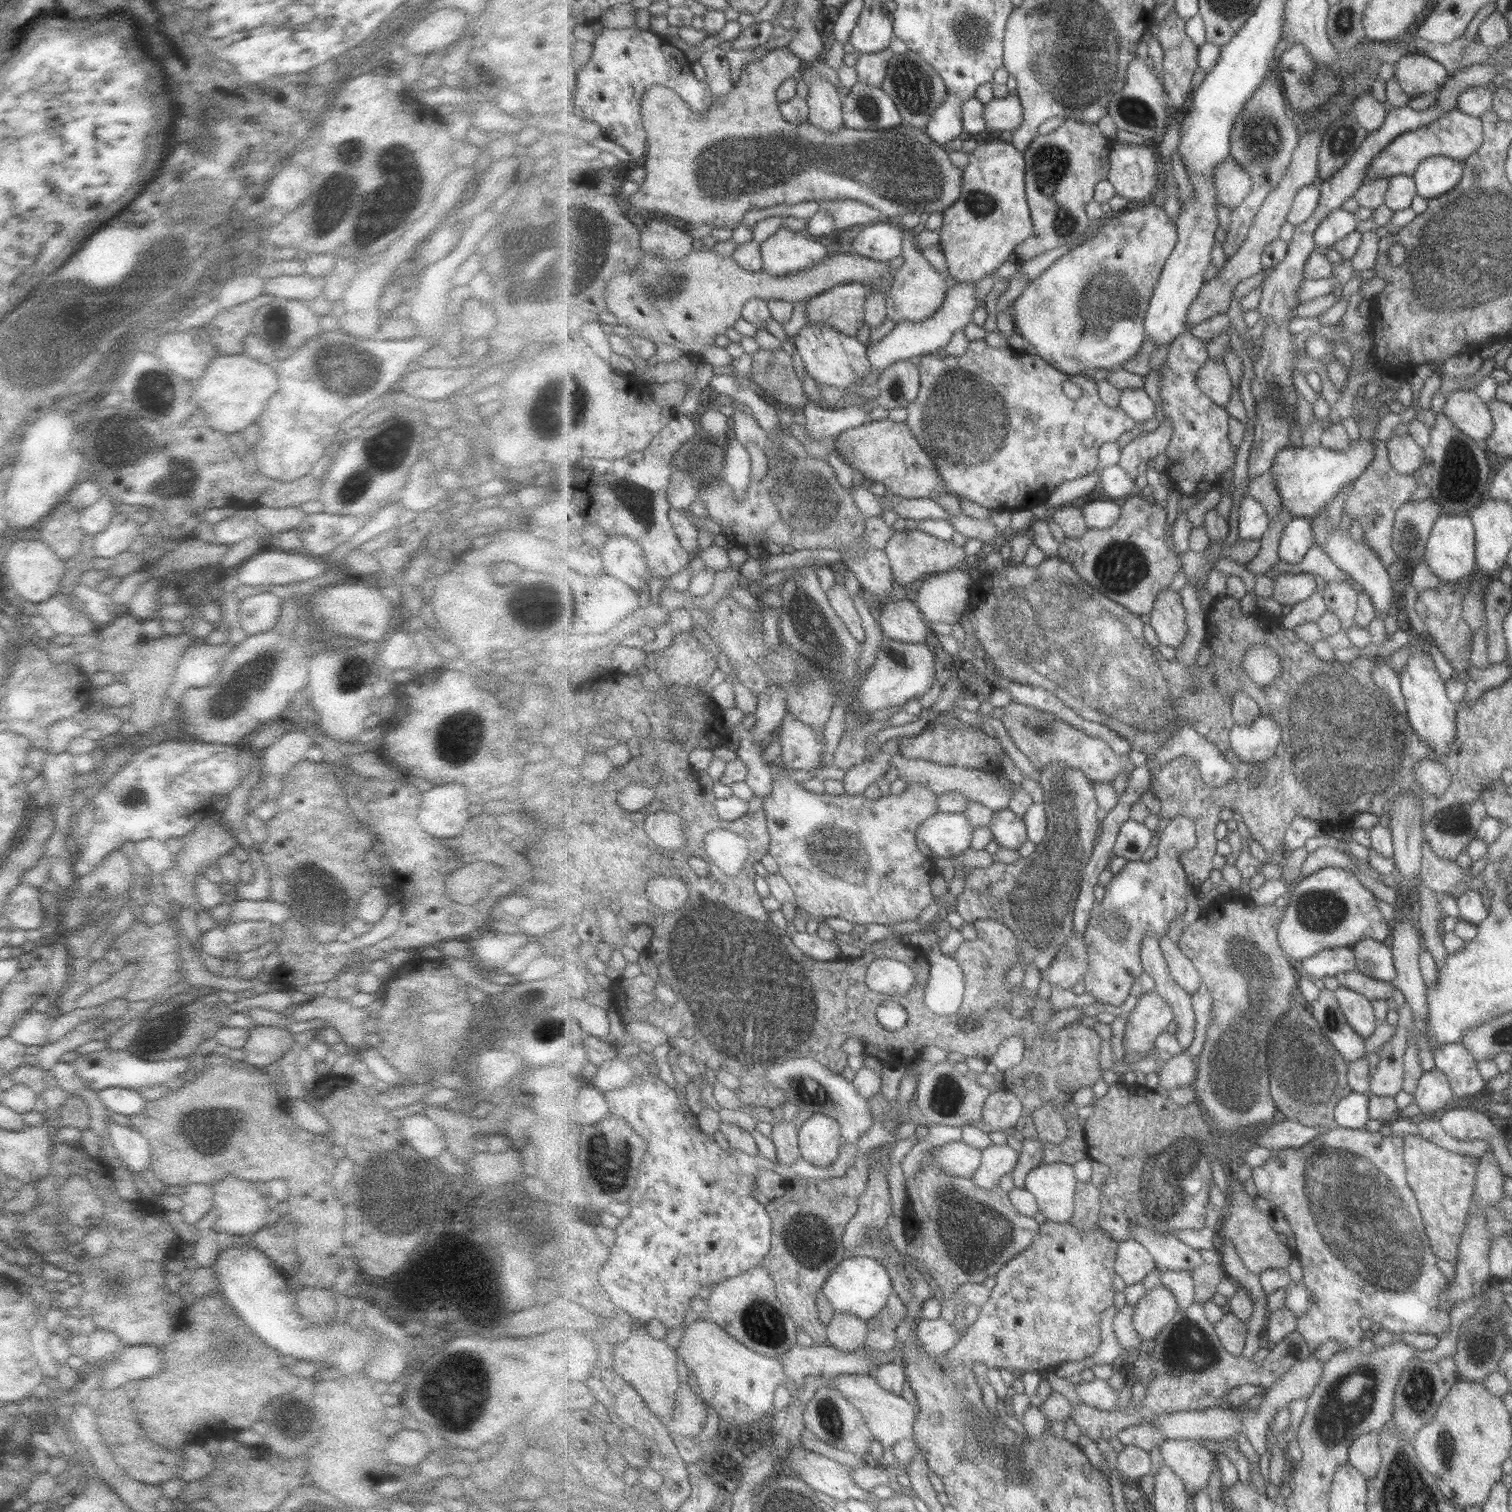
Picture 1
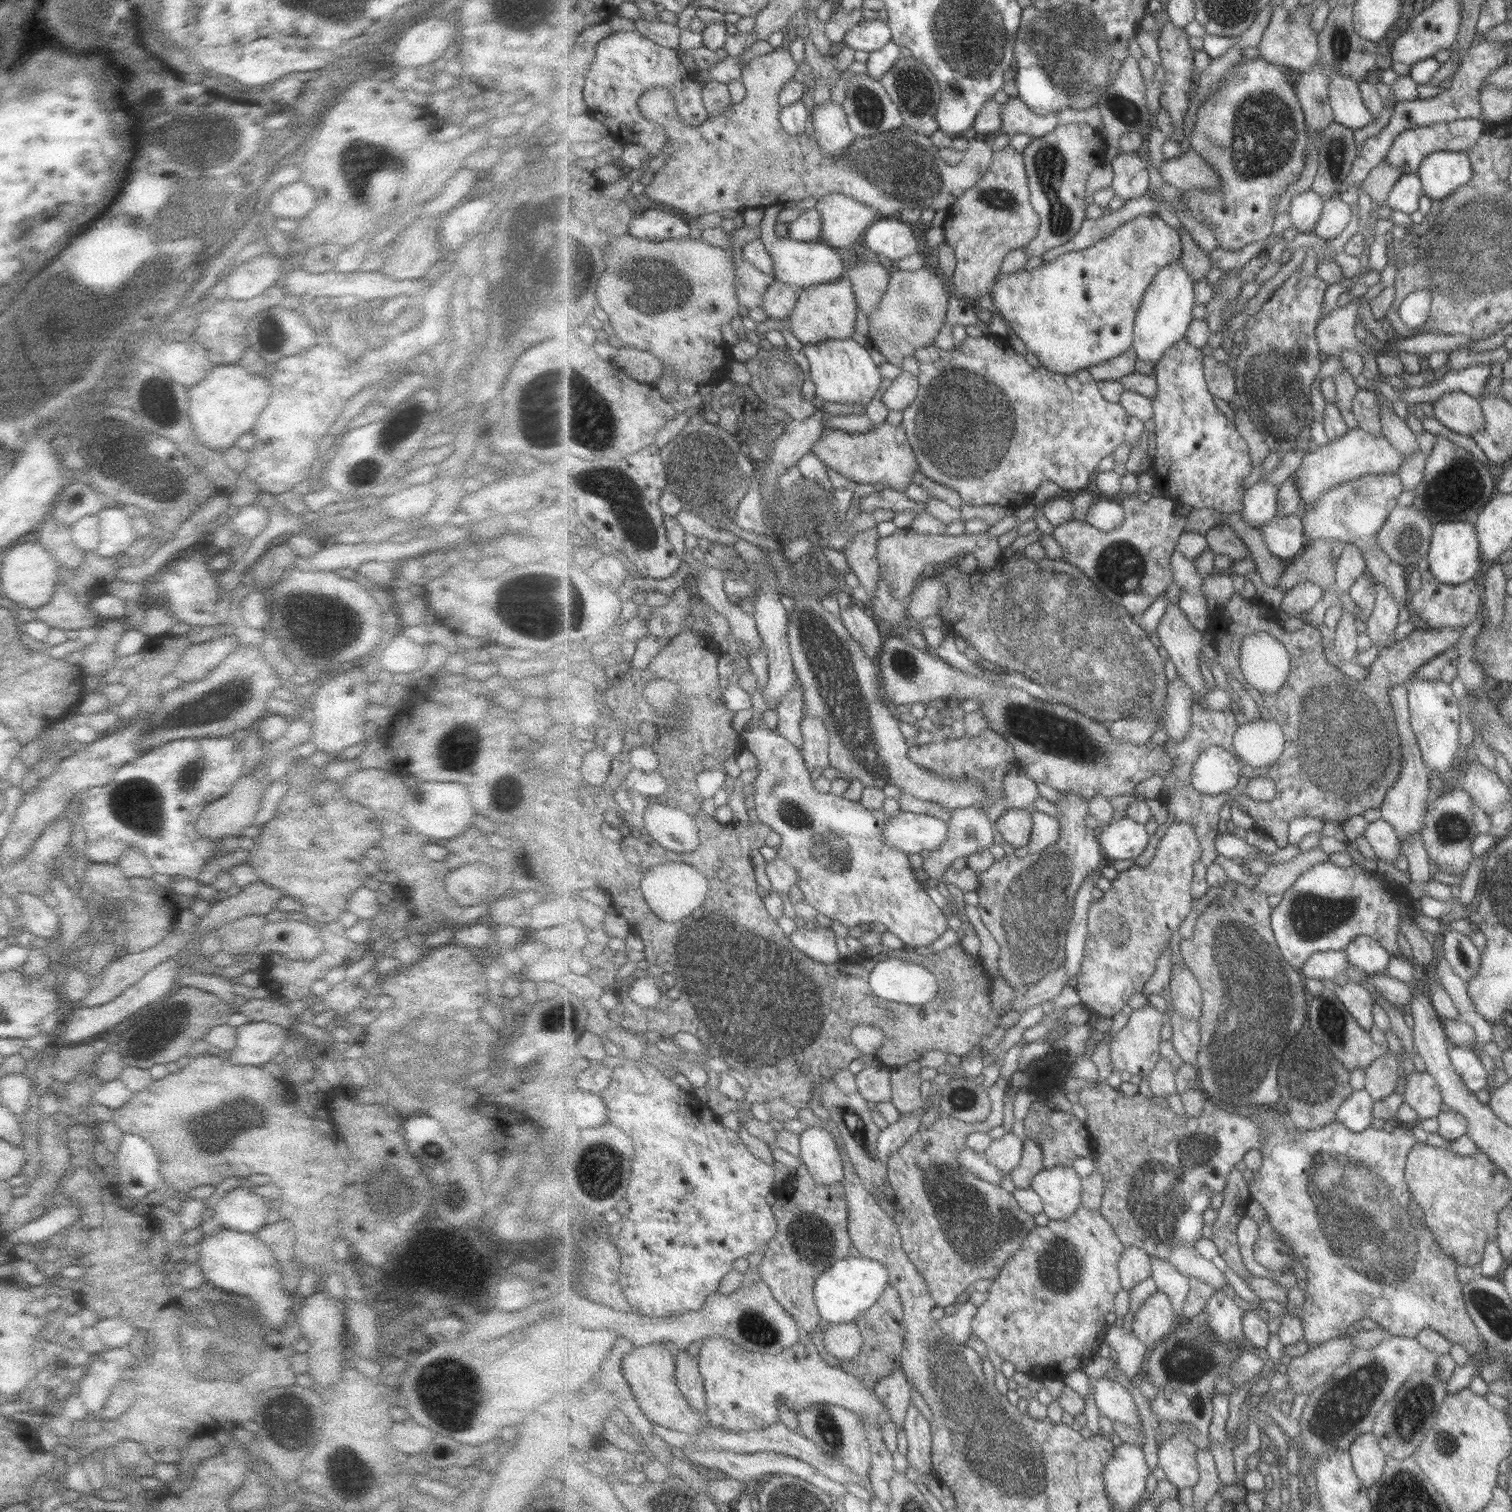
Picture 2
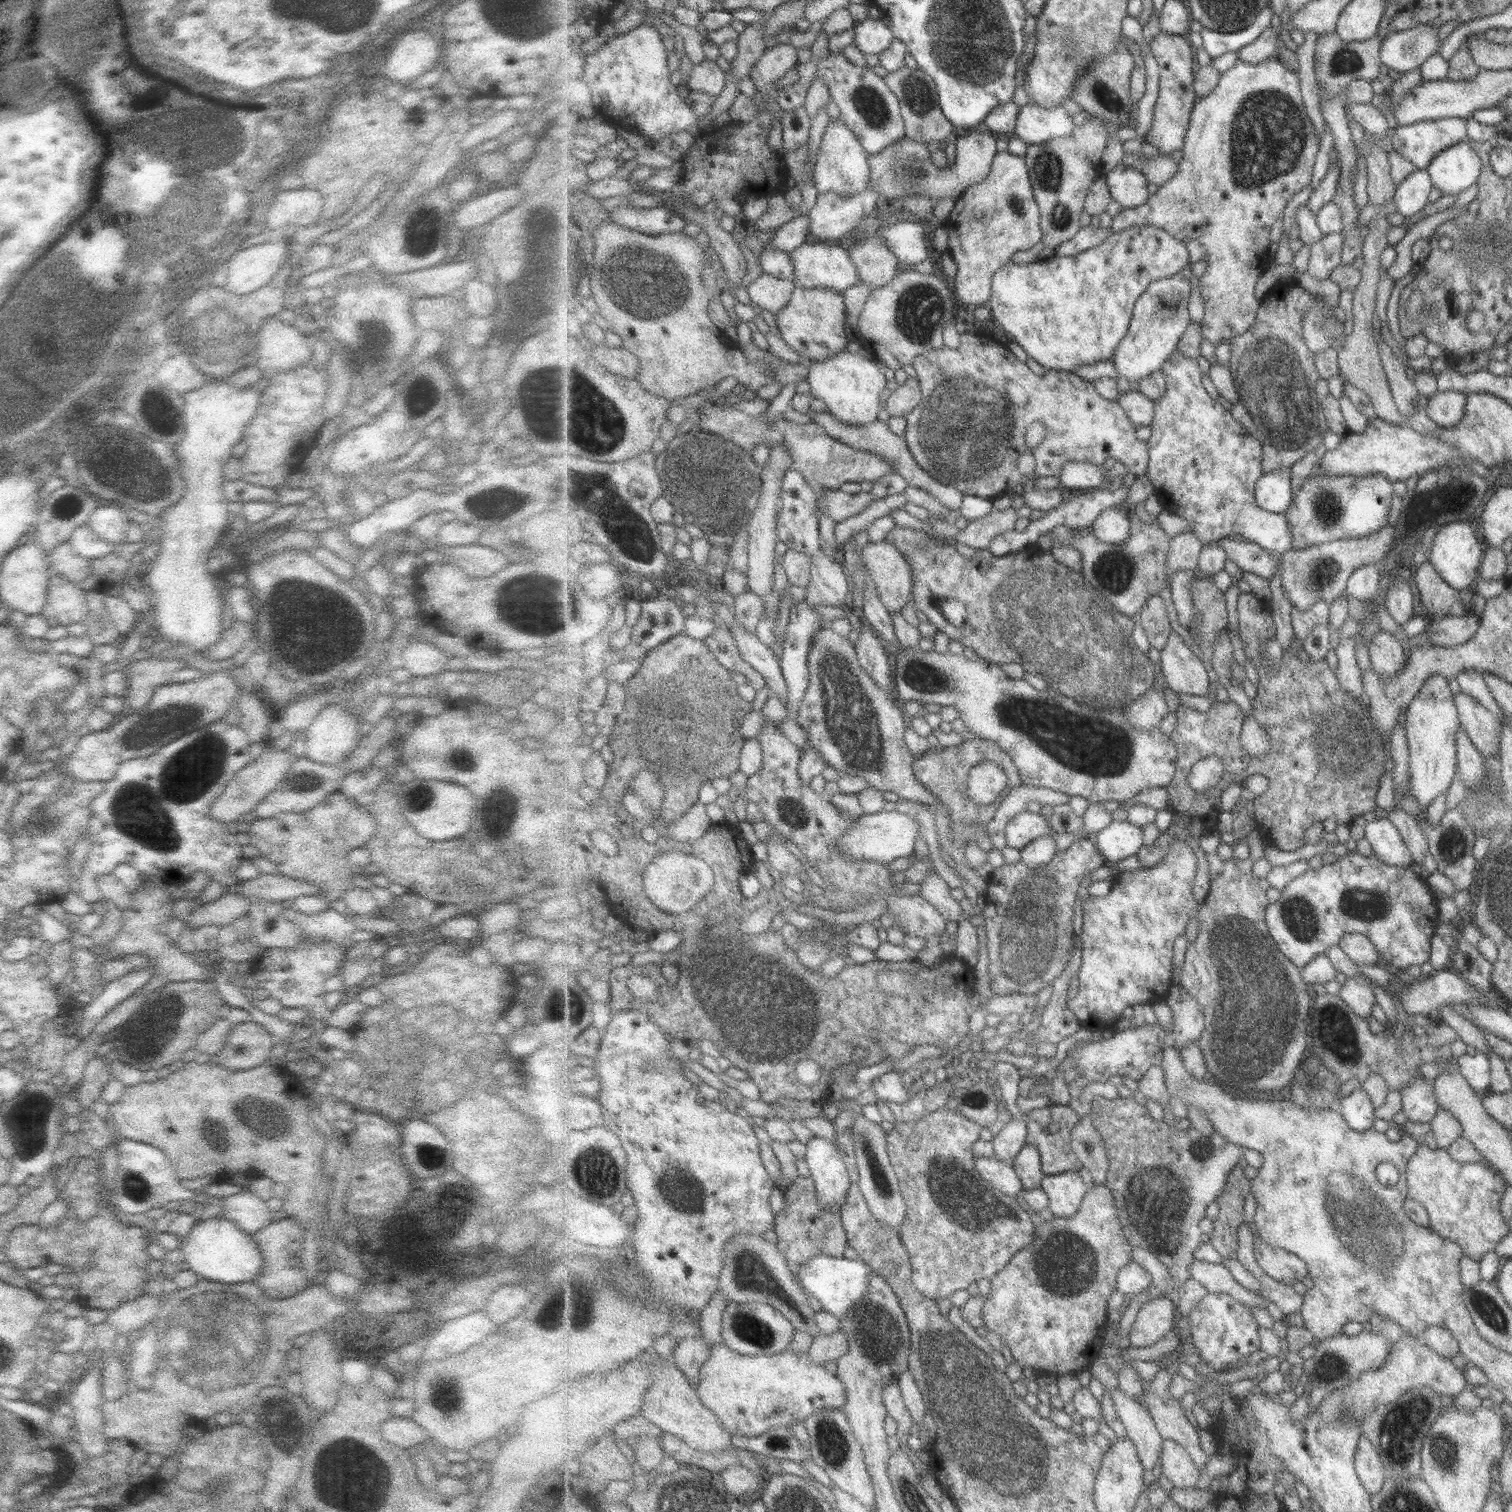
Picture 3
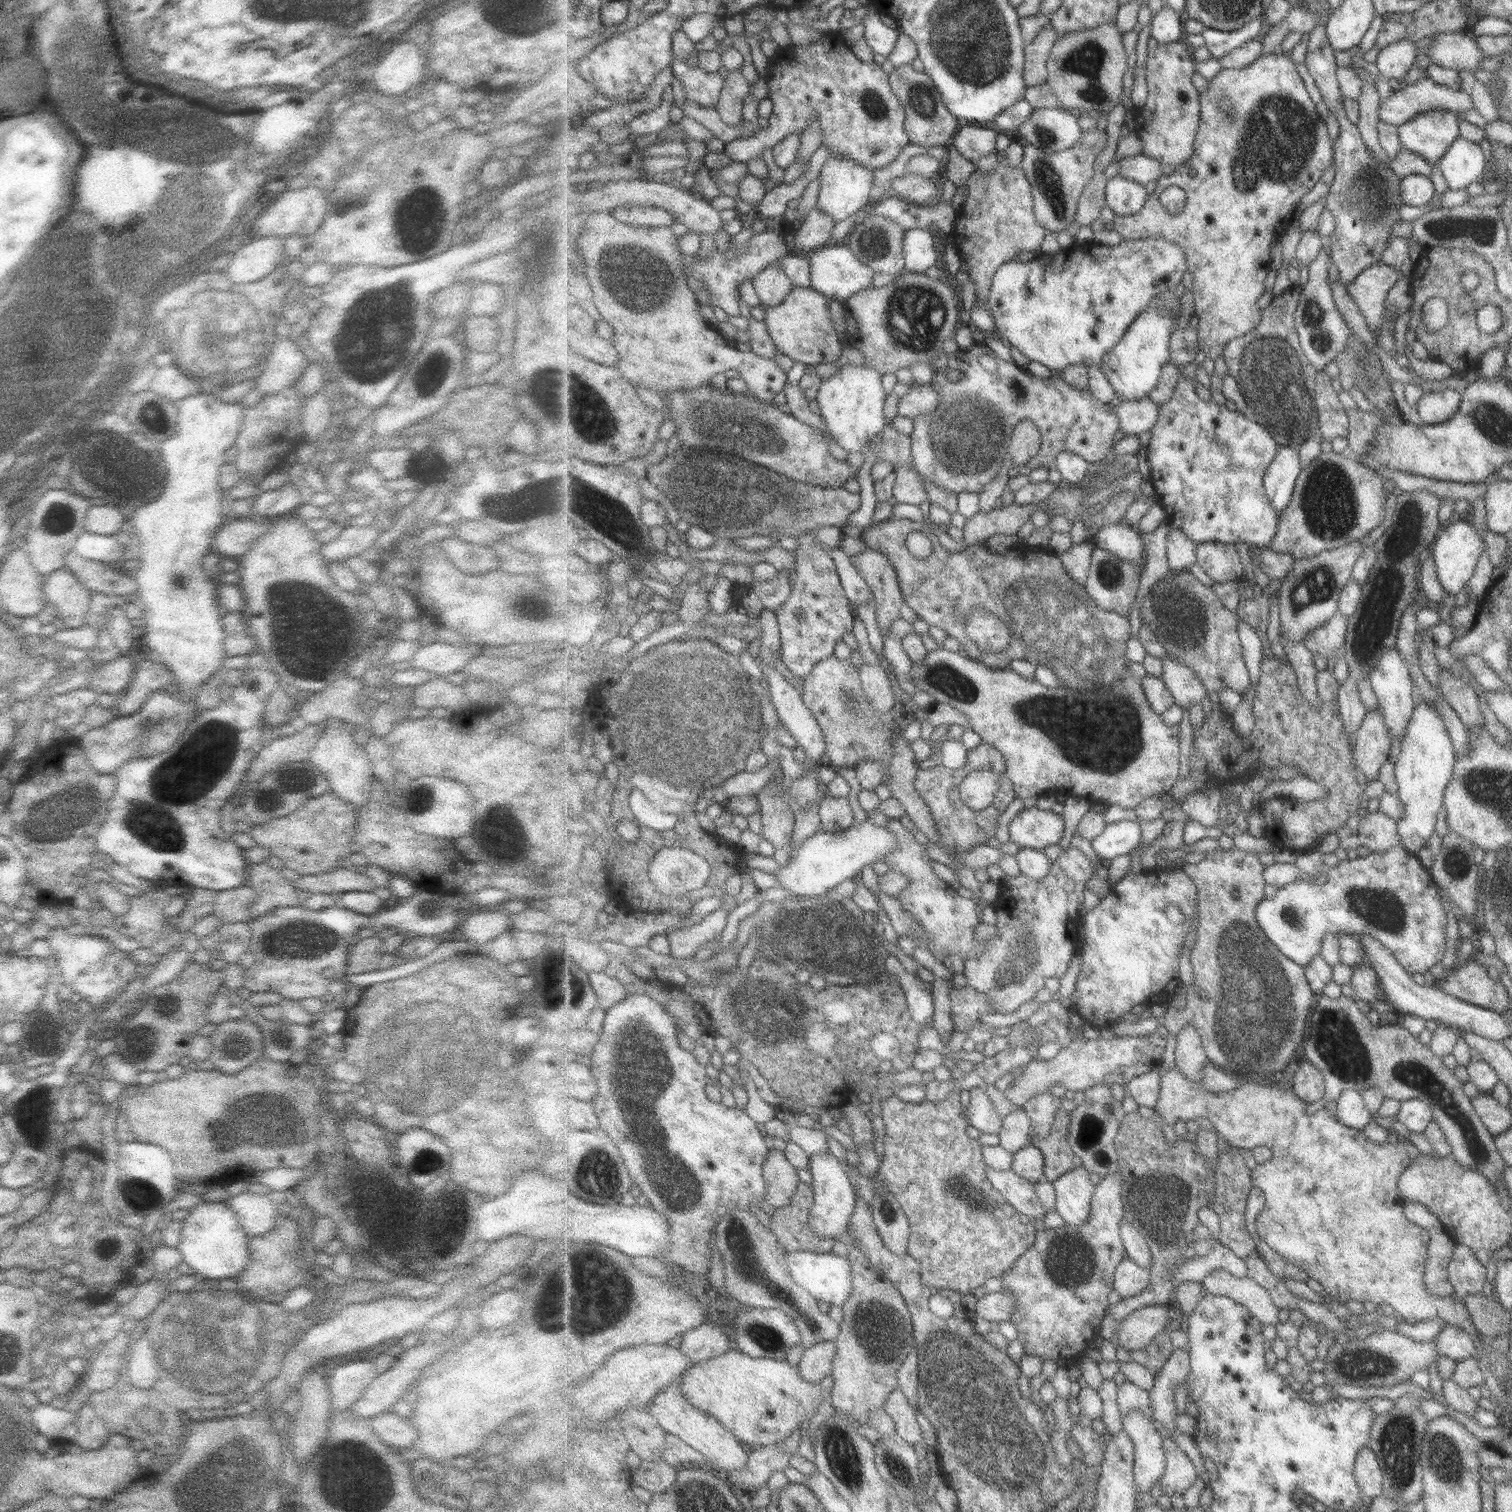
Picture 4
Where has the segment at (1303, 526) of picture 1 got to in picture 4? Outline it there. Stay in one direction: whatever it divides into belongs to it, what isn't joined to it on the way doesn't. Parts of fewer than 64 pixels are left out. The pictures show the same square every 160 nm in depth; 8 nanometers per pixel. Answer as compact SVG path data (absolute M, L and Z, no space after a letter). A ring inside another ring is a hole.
M1194 377L1182 379L1171 401L1160 406L1158 421L1150 432L1148 460L1151 473L1148 481L1156 488L1159 502L1167 511L1171 525L1181 528L1197 544L1246 542L1261 549L1267 548L1278 531L1281 512L1267 496L1264 476L1281 446L1274 434L1254 418L1232 412L1212 400L1203 402L1197 396L1192 381L1195 381Z

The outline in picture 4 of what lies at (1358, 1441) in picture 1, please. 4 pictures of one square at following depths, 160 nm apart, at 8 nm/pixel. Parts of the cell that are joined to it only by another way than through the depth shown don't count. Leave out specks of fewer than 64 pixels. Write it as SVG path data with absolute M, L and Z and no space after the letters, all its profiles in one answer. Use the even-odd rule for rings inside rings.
M1365 1447L1357 1458L1354 1475L1361 1492L1373 1500L1384 1494L1384 1476L1382 1464L1377 1453L1370 1447Z

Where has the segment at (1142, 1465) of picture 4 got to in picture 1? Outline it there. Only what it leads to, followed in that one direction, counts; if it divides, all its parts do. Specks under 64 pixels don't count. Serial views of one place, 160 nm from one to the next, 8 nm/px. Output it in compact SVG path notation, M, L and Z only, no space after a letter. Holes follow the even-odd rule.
M1093 1378L1081 1381L1075 1386L1077 1394L1085 1405L1099 1410L1111 1411L1119 1406L1119 1393L1109 1385L1109 1381Z

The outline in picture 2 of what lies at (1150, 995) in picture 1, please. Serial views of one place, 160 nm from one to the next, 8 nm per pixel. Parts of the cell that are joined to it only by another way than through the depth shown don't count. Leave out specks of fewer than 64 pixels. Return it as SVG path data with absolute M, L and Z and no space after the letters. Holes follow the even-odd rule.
M1148 1004L1141 1010L1132 1011L1129 1015L1128 1023L1109 1042L1110 1062L1115 1071L1125 1070L1130 1075L1147 1078L1161 1059L1163 1013Z

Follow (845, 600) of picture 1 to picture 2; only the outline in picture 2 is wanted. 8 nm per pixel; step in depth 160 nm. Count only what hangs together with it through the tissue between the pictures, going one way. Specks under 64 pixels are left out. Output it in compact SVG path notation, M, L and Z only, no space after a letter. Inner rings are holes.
M855 606L841 610L841 619L851 637L878 663L884 644L879 632L883 625L873 618L869 610Z

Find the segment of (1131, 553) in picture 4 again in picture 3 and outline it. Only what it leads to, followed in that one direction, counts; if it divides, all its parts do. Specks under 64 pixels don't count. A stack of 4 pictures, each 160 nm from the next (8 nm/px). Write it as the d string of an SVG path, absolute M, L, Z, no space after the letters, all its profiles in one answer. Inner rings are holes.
M1114 507L1097 517L1091 531L1105 544L1123 544L1131 538L1132 527L1129 511Z

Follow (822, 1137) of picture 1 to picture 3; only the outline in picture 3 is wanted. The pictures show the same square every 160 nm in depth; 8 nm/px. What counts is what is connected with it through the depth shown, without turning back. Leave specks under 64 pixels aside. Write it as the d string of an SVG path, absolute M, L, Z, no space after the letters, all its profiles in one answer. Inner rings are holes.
M812 1137L807 1146L806 1162L810 1168L810 1177L816 1184L818 1201L825 1207L839 1207L846 1202L850 1194L851 1179L846 1162L836 1144Z

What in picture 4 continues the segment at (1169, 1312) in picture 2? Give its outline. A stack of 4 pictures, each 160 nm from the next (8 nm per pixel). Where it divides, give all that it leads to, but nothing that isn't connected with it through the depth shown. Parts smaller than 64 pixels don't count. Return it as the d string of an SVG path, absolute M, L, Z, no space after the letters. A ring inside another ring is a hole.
M1168 1304L1149 1306L1135 1312L1132 1312L1125 1320L1120 1322L1120 1327L1116 1332L1116 1346L1122 1347L1125 1350L1143 1350L1147 1348L1152 1340L1164 1335L1165 1325L1168 1325L1170 1319L1167 1318L1169 1310Z

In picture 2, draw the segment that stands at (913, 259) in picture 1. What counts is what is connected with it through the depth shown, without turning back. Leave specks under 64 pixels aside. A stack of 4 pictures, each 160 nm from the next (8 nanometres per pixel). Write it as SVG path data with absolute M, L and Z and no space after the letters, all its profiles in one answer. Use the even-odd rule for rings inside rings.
M923 266L917 271L895 271L882 301L868 316L871 344L887 362L901 367L905 358L915 357L920 348L935 344L946 322L952 295L943 276L934 268Z

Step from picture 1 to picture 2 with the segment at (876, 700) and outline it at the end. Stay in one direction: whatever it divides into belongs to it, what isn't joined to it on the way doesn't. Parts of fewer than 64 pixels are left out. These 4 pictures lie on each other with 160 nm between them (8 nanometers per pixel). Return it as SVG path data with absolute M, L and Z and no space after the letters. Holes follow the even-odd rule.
M891 634L885 640L878 663L879 672L883 674L883 686L886 688L888 699L896 706L917 704L917 702L922 702L927 706L928 702L937 700L937 698L946 698L950 702L953 696L957 696L959 703L964 700L980 700L980 709L986 718L988 728L999 733L1003 739L1007 739L1011 743L1017 765L1027 773L1031 780L1051 786L1059 792L1078 792L1089 802L1099 795L1105 798L1133 795L1144 780L1149 780L1156 774L1166 778L1174 768L1174 760L1164 745L1151 748L1149 743L1146 745L1123 744L1123 742L1113 740L1109 728L1102 722L1095 722L1093 718L1063 706L1063 703L1037 700L1031 696L1031 693L1025 692L1023 689L1013 687L1006 689L1001 685L989 682L987 678L971 676L963 670L957 670L951 664L936 657L932 651L925 652L923 649L915 648L900 635Z

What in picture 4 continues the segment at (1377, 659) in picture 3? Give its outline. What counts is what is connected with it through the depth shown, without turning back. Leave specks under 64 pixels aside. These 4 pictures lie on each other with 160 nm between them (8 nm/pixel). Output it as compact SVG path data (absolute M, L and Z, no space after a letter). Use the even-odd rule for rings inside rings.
M1397 648L1385 651L1385 655L1381 657L1381 663L1371 673L1370 685L1378 701L1377 707L1380 708L1382 720L1385 721L1391 737L1403 740L1416 707L1415 700L1413 700L1413 685L1415 684L1411 679L1409 665L1407 665L1407 661L1403 660Z

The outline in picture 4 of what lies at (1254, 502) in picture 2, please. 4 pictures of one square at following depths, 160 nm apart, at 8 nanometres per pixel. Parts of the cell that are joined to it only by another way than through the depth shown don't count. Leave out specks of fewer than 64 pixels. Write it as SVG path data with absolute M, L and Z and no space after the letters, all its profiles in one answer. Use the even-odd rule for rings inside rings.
M1280 447L1274 462L1266 470L1264 476L1266 493L1280 512L1291 502L1302 467L1300 451L1297 448Z

